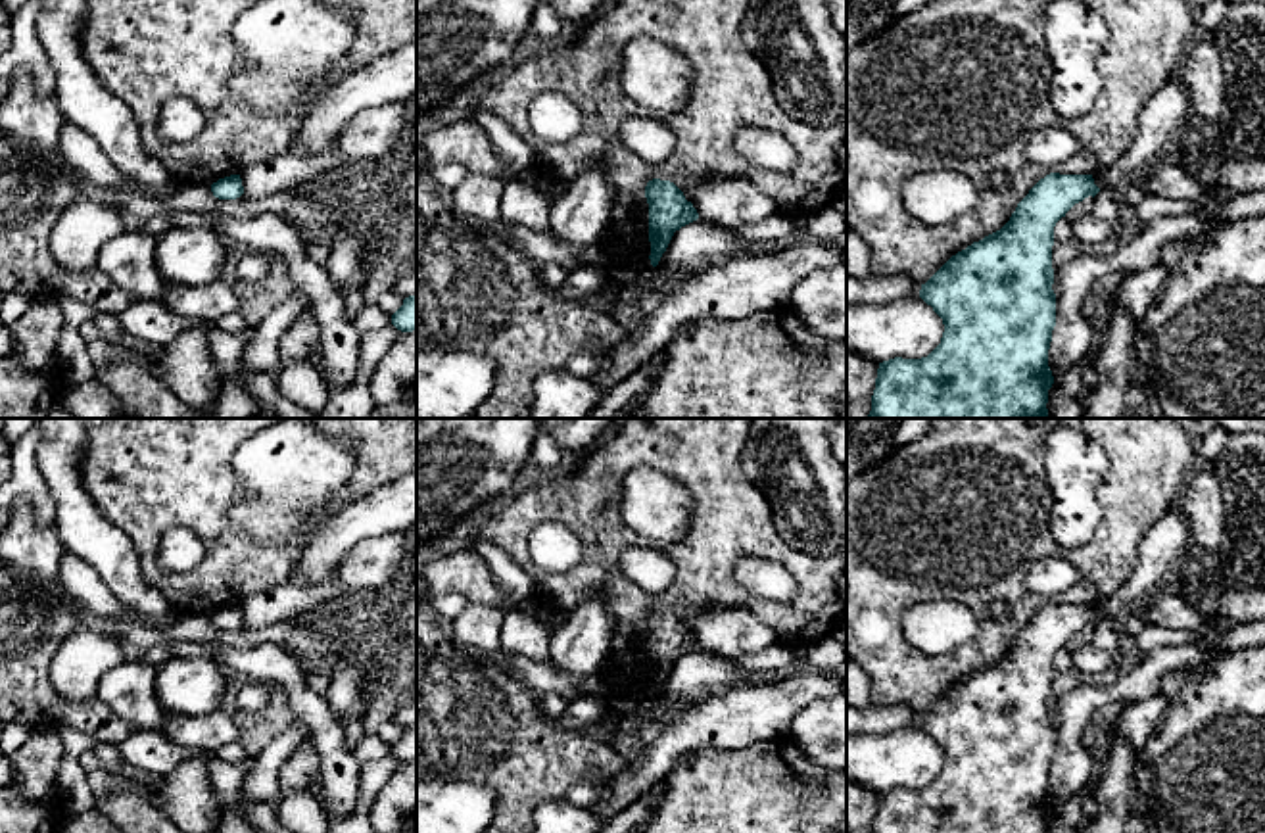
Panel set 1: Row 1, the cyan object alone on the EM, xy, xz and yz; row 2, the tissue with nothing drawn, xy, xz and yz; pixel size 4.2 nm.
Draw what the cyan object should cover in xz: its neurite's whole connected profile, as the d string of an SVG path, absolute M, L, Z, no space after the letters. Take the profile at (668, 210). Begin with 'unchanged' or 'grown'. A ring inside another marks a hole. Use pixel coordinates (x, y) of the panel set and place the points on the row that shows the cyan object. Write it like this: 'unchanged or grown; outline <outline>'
unchanged; outline M653 178L645 186L649 203L651 265L656 267L672 236L681 226L699 219L697 209L670 180Z

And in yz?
unchanged; outline M1046 175L1000 230L952 255L921 284L919 298L944 324L941 344L921 359L879 363L868 418L1048 418L1054 226L1075 203L1098 192L1092 175Z

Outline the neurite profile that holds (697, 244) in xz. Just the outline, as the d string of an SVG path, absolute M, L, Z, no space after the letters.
M697 219L674 232L656 269L670 282L743 253L749 253L747 240Z

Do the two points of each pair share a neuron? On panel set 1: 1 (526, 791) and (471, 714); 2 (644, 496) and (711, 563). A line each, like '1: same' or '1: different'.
1: same
2: different

